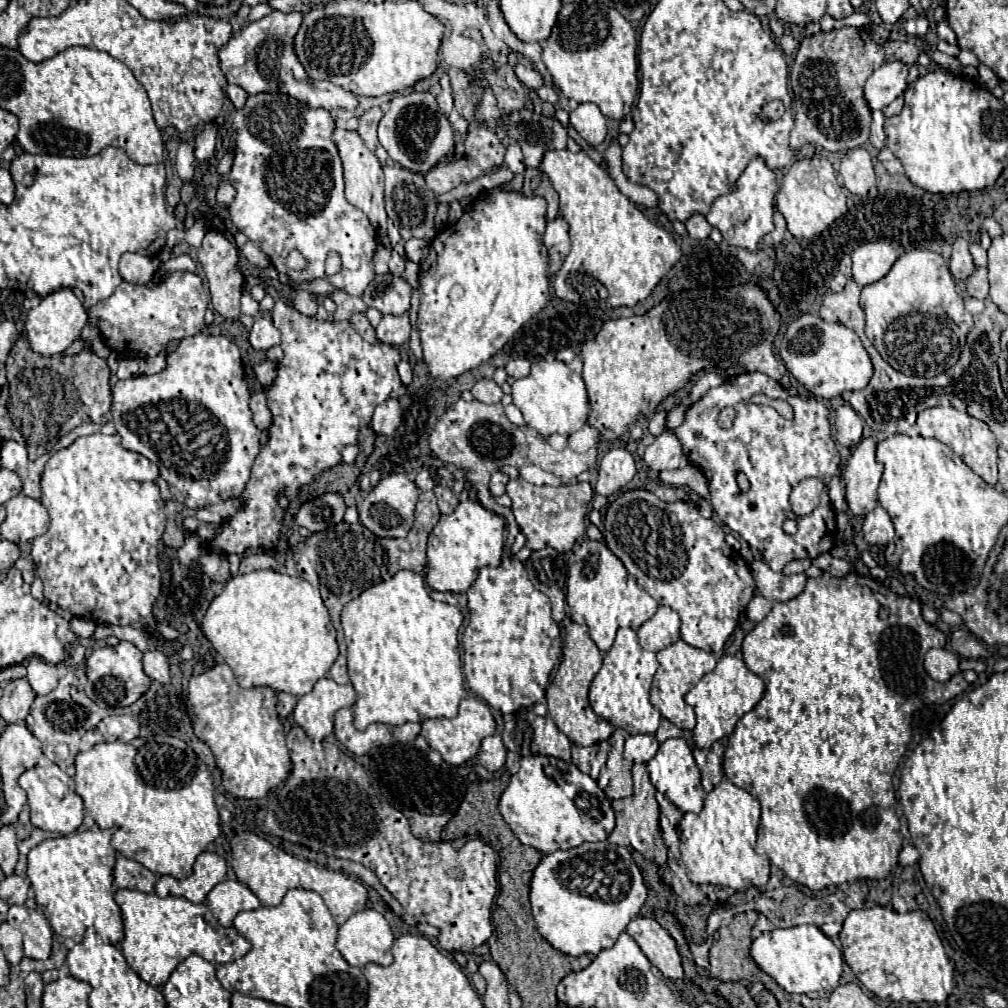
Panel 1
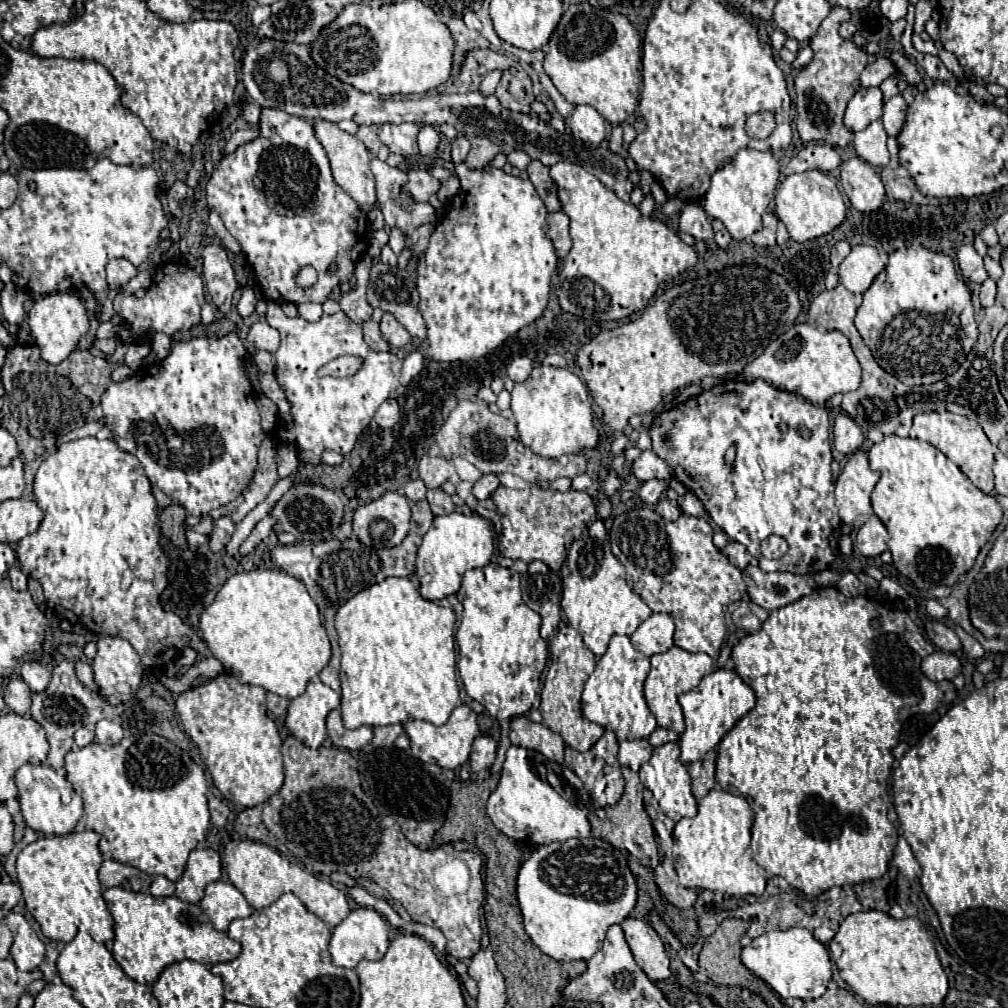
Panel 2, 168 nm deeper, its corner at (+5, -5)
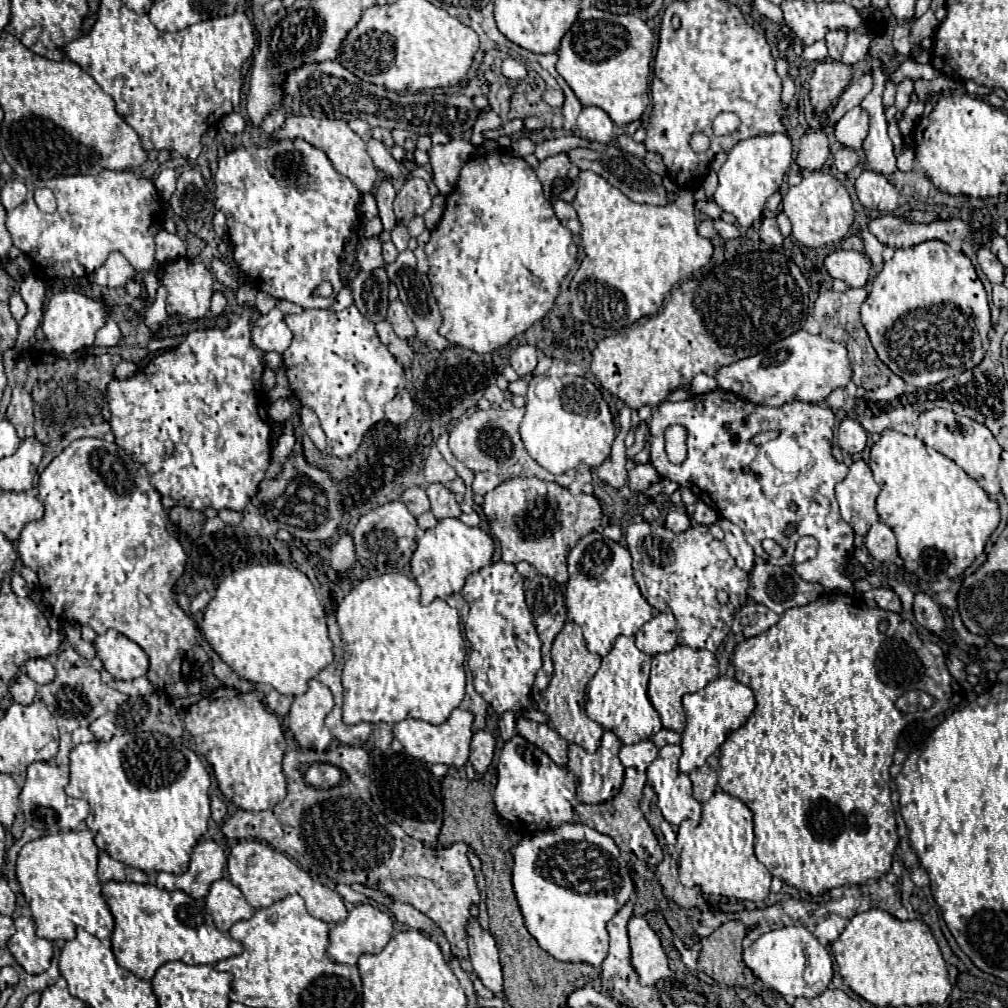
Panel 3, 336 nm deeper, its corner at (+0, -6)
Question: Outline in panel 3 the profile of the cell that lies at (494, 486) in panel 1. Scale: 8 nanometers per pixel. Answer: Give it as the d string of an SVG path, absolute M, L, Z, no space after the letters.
M475 473L475 481L473 481L473 493L477 495L487 495L489 491L493 491L499 485L499 477L495 473Z

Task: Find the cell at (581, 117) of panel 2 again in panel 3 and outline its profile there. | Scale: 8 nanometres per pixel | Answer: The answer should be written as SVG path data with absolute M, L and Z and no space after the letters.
M583 107L581 115L577 117L577 127L579 127L581 137L585 137L589 141L609 143L615 137L613 121L599 107Z

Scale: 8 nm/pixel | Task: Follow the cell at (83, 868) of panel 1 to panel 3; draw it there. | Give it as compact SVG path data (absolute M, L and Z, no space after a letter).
M59 831L53 835L45 835L41 839L29 841L17 857L17 881L21 883L25 901L29 903L29 909L33 913L33 921L37 923L37 935L49 941L55 939L73 939L75 929L83 927L87 933L95 935L97 939L107 939L113 933L113 915L101 895L101 883L97 879L97 859L99 849L93 841L93 833L87 831Z

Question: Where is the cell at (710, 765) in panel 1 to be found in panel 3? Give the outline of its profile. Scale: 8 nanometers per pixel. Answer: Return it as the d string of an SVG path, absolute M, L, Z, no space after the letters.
M713 755L707 759L707 763L703 767L697 767L689 773L689 778L693 787L693 797L699 803L705 803L717 787L717 767L719 767L719 759Z

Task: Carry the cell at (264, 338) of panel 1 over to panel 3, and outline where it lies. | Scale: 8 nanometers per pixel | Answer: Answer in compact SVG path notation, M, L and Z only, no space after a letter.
M271 309L267 315L261 315L251 327L253 343L261 351L283 353L291 343L291 331L283 321L283 313L279 309Z

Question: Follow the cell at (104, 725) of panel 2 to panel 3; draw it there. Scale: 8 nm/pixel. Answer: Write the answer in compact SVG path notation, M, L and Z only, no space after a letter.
M107 715L95 719L95 721L89 725L89 729L91 729L91 733L95 735L97 741L111 741L111 737L117 733L115 723L113 723Z

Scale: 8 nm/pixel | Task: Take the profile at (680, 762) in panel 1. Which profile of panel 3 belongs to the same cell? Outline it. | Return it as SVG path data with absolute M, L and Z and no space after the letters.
M679 745L661 747L657 759L647 767L647 783L657 793L659 809L671 825L681 825L685 819L699 823L701 803L693 799L691 781L677 767L679 757Z

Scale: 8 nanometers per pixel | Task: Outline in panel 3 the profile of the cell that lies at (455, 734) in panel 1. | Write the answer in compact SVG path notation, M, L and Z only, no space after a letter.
M455 709L451 717L443 725L431 725L419 719L405 719L393 727L393 735L403 743L405 751L411 757L427 763L443 763L447 767L463 767L469 759L471 737L473 737L473 721L475 715L465 709Z

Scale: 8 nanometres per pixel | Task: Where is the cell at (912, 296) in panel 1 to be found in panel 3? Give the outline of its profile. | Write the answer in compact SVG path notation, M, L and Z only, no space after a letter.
M925 241L909 249L897 249L893 259L887 261L883 271L873 279L871 293L861 305L861 323L865 325L879 359L905 383L915 387L937 385L979 365L989 349L989 319L987 293L969 257L961 251L953 251L943 241Z

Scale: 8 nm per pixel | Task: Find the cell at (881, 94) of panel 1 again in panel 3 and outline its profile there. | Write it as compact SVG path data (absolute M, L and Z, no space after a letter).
M861 105L849 109L835 125L835 139L849 149L859 149L867 133L869 133L869 113Z

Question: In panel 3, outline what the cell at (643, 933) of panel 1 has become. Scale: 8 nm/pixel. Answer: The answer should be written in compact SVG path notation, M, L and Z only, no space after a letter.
M643 917L629 919L629 941L631 963L643 985L655 985L659 979L671 977L671 969L667 965L667 955L661 947L661 941Z

